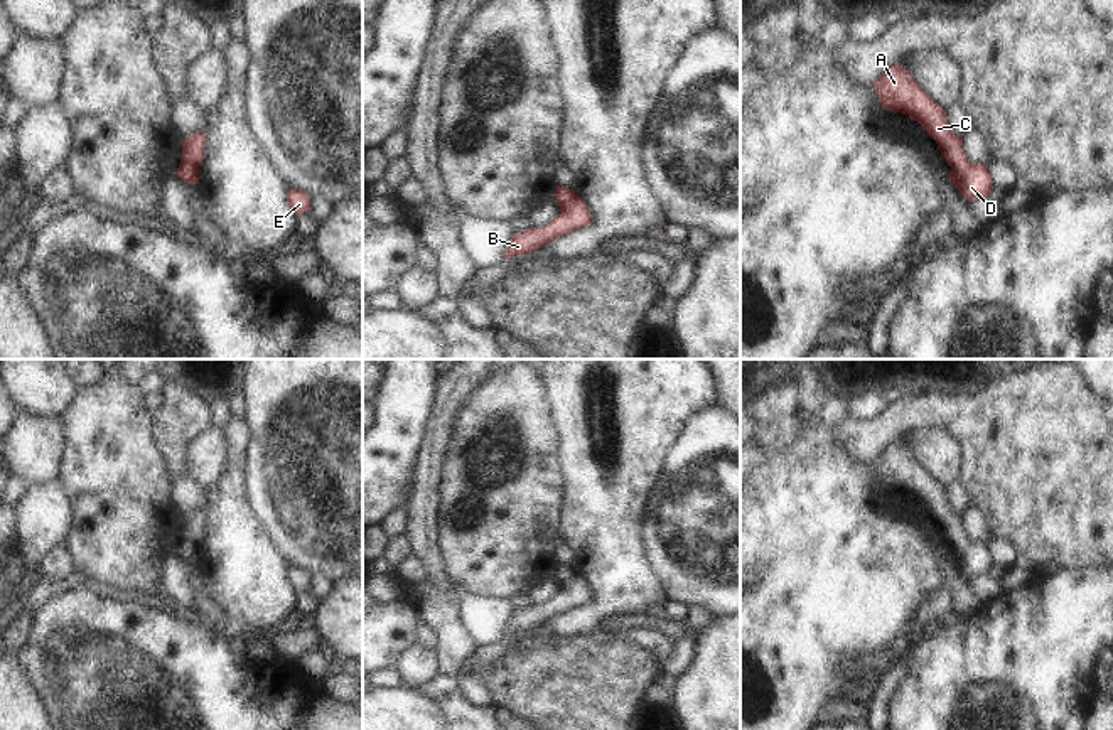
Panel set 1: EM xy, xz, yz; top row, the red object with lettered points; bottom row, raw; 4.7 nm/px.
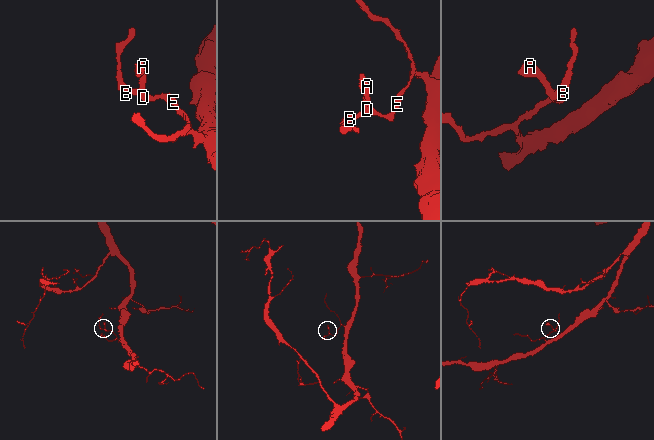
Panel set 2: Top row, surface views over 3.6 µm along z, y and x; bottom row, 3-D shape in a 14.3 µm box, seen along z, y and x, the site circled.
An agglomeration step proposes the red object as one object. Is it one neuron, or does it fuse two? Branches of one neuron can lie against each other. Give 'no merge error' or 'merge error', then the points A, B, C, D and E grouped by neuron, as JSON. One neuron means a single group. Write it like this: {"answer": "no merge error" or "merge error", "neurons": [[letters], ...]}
{"answer": "no merge error", "neurons": [["A", "B", "C", "D", "E"]]}

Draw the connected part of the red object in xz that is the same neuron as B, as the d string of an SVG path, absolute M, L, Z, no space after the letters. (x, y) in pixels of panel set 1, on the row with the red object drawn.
M556 185L553 197L560 206L560 214L541 228L530 228L521 233L513 233L503 260L533 253L535 250L546 246L556 236L565 236L590 224L592 216L589 207L573 189Z

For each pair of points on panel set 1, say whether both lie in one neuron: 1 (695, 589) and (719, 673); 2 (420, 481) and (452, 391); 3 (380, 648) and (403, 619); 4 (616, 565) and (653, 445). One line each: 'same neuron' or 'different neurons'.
1: different neurons
2: same neuron
3: same neuron
4: same neuron

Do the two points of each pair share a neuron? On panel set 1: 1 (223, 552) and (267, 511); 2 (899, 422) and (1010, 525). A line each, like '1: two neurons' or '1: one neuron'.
1: two neurons
2: one neuron

